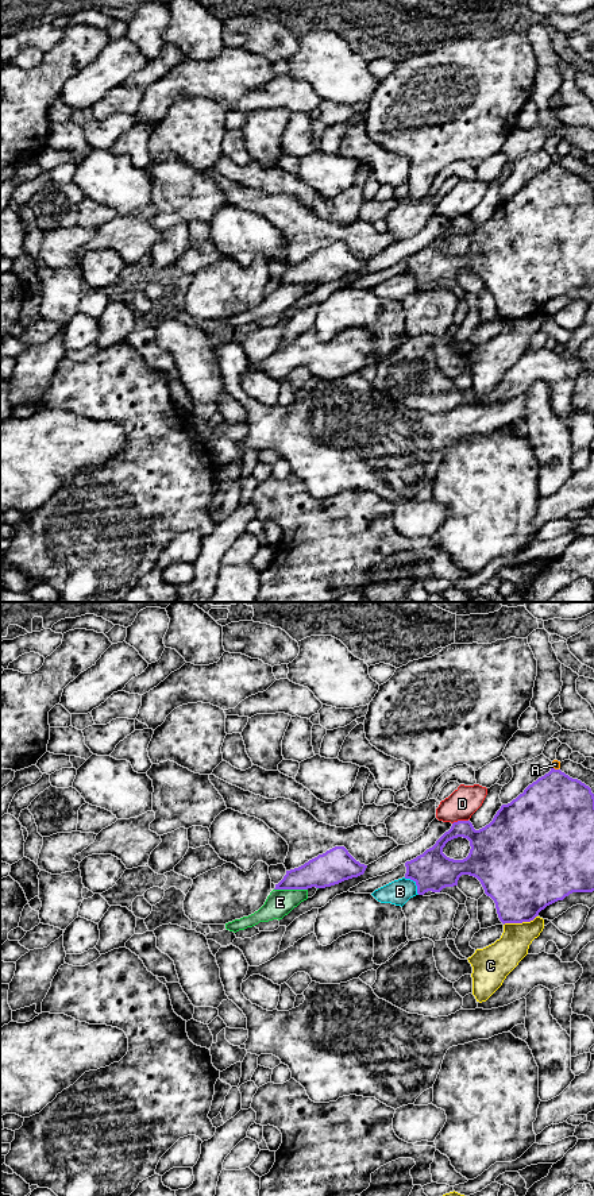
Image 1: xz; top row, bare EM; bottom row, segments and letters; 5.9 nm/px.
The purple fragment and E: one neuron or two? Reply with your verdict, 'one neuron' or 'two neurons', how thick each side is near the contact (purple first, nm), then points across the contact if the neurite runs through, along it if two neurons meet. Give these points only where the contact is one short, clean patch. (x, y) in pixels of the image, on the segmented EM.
two neurons; calibres 200 and 160 nm

